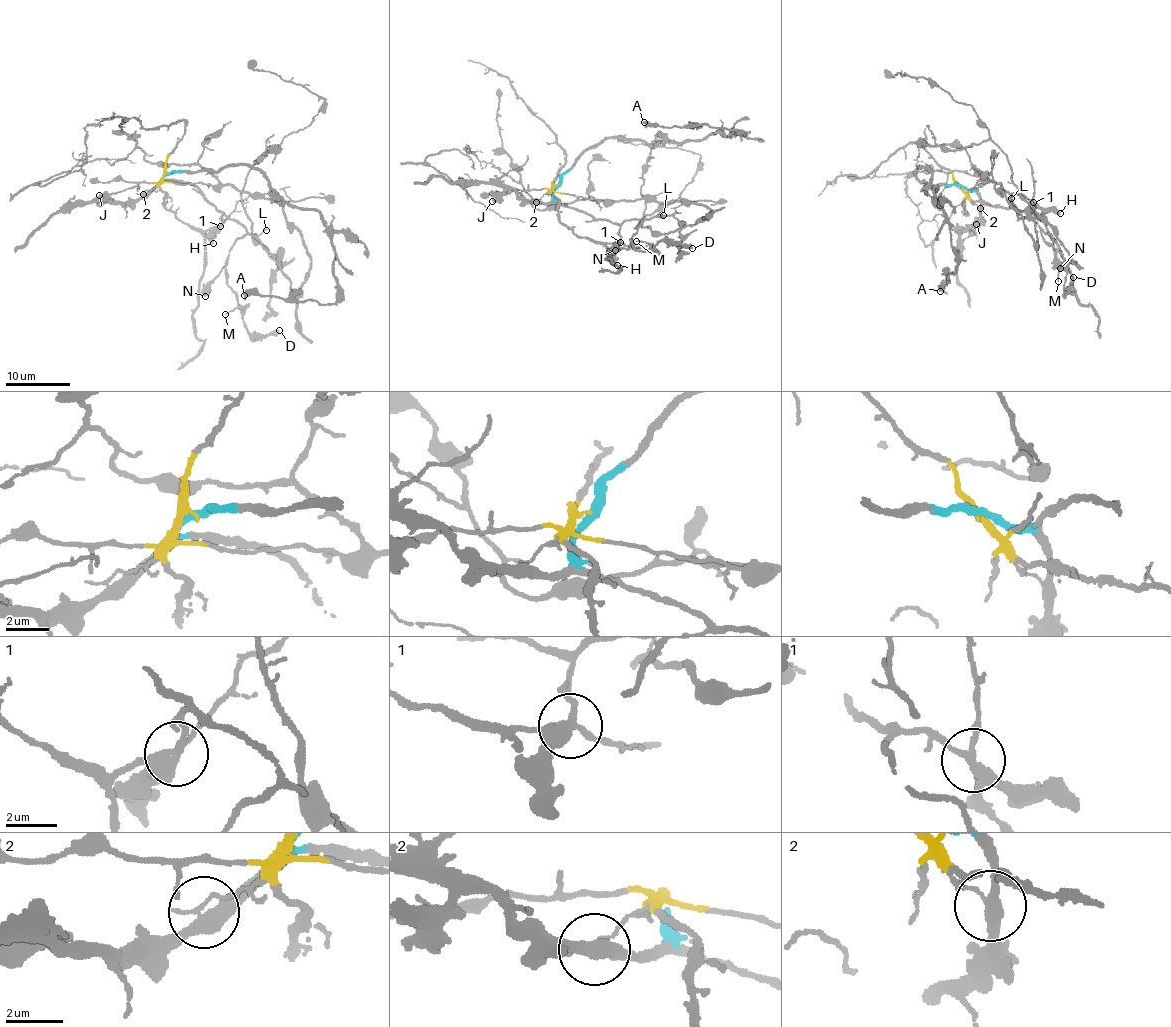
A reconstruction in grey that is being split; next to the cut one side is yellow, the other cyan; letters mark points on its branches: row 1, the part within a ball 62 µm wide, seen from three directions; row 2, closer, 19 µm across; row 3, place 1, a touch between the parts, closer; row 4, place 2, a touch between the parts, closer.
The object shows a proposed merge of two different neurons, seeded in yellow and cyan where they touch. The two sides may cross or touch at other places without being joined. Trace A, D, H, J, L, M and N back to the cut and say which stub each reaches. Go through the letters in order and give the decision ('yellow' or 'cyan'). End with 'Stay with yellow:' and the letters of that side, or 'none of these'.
A: cyan
D: cyan
H: cyan
J: cyan
L: cyan
M: cyan
N: cyan
Stay with yellow: none of these

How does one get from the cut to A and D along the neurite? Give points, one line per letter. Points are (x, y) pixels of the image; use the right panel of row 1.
A: (959, 187), (920, 181), (915, 171), (919, 165), (937, 185), (935, 204), (946, 215), (958, 264), (939, 291)
D: (959, 187), (993, 180), (1012, 193), (1017, 209), (1027, 211), (1062, 257), (1065, 290), (1074, 276)

